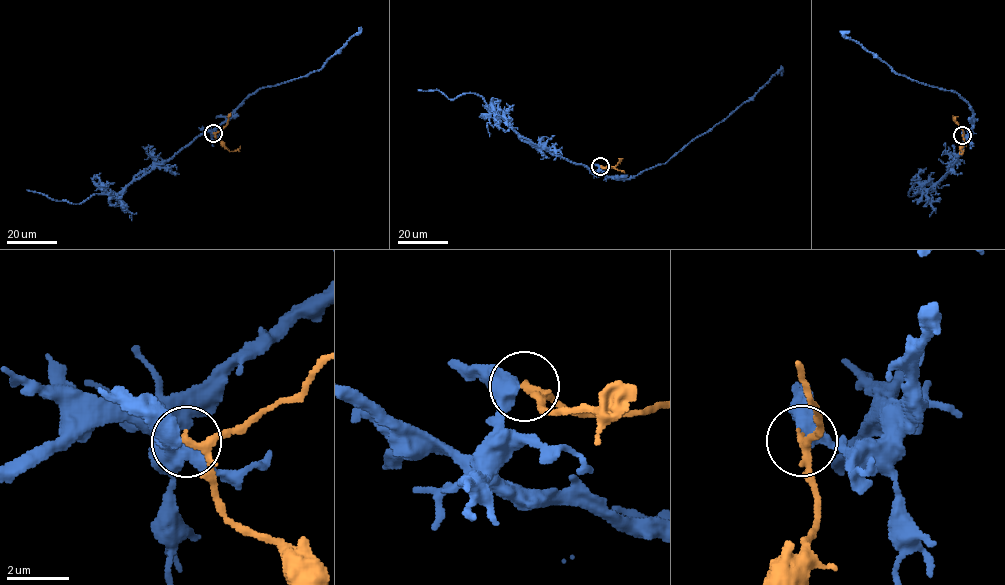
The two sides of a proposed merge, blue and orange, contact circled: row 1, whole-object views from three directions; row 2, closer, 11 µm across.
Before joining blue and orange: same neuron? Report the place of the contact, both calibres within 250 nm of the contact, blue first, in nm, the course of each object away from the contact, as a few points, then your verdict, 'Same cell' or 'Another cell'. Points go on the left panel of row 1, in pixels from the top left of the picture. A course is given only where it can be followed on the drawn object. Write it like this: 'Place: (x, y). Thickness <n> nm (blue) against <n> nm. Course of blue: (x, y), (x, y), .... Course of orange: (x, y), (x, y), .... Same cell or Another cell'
Place: (213, 133). Thickness 440 nm (blue) against 200 nm. Course of blue: (213, 133), (250, 95), (262, 87), (279, 85), (320, 70), (327, 59), (359, 31), (359, 27). Course of orange: (213, 133), (230, 151), (237, 150), (240, 146). Another cell

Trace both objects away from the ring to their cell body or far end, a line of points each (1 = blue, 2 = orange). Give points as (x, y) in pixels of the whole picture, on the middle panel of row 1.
1: (600, 166), (599, 174), (629, 179), (664, 164), (727, 118), (780, 70), (780, 75)
2: (600, 166), (625, 173)

